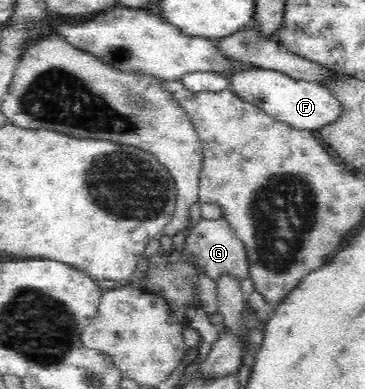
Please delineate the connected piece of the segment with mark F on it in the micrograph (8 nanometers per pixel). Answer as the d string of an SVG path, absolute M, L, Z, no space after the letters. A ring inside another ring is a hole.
M252 68L230 71L228 89L242 101L262 109L277 121L289 123L296 129L318 131L322 125L340 117L342 109L332 92L320 83L312 83L290 77L288 74L269 69Z

